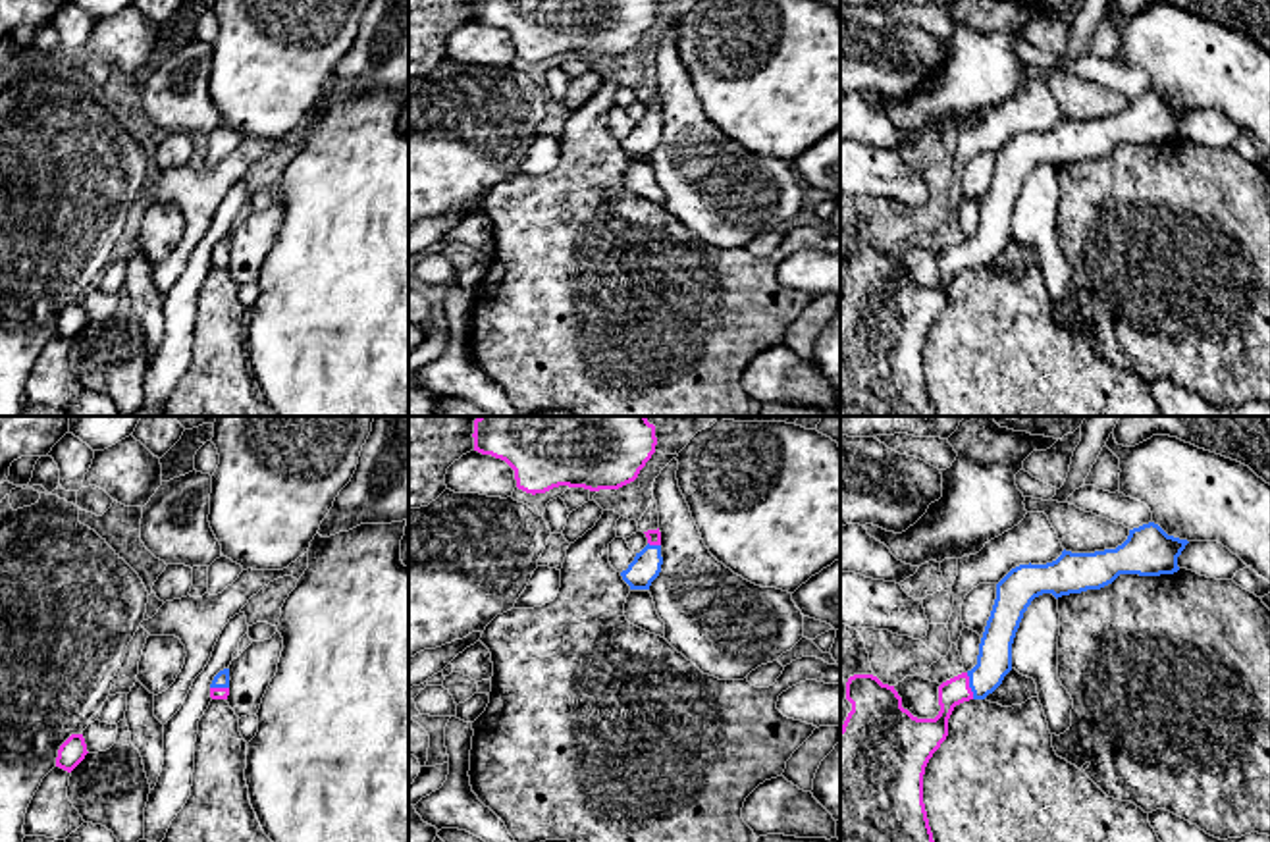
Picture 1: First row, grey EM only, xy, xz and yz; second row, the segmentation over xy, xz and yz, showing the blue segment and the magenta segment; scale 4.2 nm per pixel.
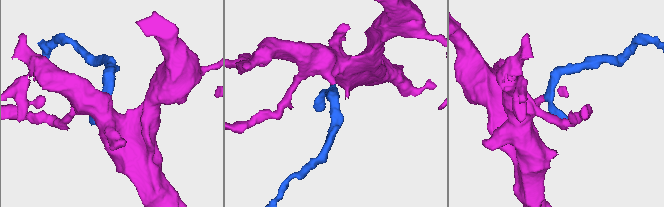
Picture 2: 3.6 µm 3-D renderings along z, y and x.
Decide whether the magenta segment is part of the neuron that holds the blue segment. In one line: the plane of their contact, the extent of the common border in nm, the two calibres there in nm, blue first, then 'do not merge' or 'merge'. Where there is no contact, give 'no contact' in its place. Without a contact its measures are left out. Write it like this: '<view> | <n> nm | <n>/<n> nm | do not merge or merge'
yz | 120 nm | 140/120 nm | merge

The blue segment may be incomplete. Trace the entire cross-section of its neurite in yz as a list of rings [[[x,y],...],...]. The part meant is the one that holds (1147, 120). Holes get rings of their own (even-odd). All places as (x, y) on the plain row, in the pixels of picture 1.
[[[1149,91],[1129,98],[1116,118],[1062,123],[1046,133],[1019,133],[996,152],[996,168],[987,189],[977,233],[939,254],[940,279],[935,287],[917,287],[902,276],[894,254],[873,243],[854,243],[846,250],[846,268],[852,272],[840,297],[840,416],[935,416],[923,372],[923,343],[929,328],[948,304],[948,287],[956,274],[985,268],[1012,239],[1012,212],[1023,181],[1043,162],[1056,168],[1087,158],[1100,158],[1120,143],[1160,145],[1179,139],[1177,125],[1189,110],[1168,104]]]

